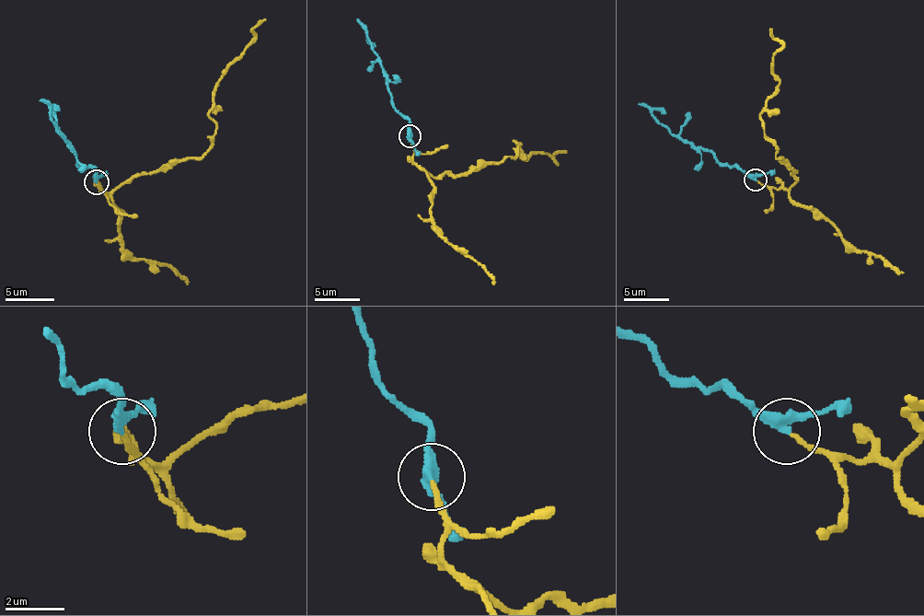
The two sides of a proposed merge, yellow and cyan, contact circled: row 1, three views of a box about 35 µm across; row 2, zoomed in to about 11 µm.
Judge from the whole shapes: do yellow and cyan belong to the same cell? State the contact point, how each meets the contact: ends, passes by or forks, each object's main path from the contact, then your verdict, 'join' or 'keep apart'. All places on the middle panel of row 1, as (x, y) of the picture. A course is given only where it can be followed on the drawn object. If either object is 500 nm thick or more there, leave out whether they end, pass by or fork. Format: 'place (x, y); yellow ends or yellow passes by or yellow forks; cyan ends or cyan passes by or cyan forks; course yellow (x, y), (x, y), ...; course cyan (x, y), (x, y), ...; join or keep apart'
place (410, 135); yellow ends; cyan passes by; course yellow (409, 137), (413, 160), (434, 176), (512, 157), (514, 142), (525, 160), (555, 162), (567, 151); course cyan (409, 135), (409, 122), (396, 108), (386, 89), (386, 75), (368, 39), (368, 32), (356, 18); join

